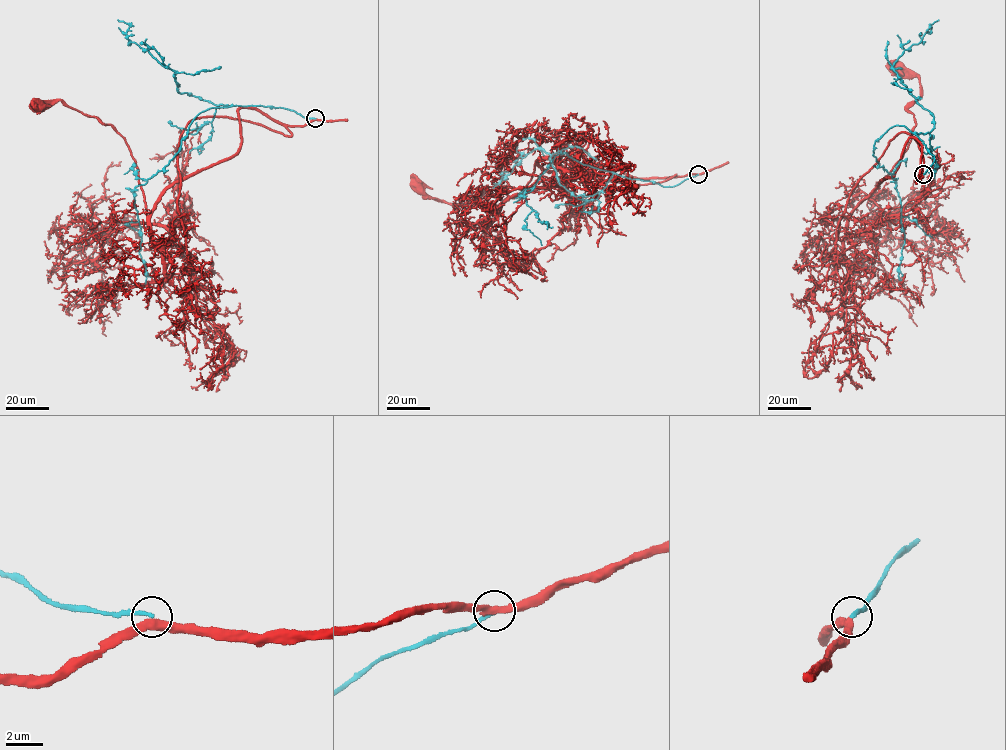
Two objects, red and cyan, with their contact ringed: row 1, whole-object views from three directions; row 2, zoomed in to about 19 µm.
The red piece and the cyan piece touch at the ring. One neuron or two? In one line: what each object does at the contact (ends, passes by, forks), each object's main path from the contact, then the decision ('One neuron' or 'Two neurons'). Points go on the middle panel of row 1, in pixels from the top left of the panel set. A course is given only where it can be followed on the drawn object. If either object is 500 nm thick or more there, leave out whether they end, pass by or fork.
At the ring red passes by. At the ring cyan ends. Course of red: (698, 174), (597, 180), (561, 166), (560, 146), (565, 180), (507, 197), (486, 230), (498, 282), (517, 299). Course of cyan: (698, 174), (673, 186), (662, 186), (582, 164), (560, 151), (524, 195), (547, 229). Two neurons

